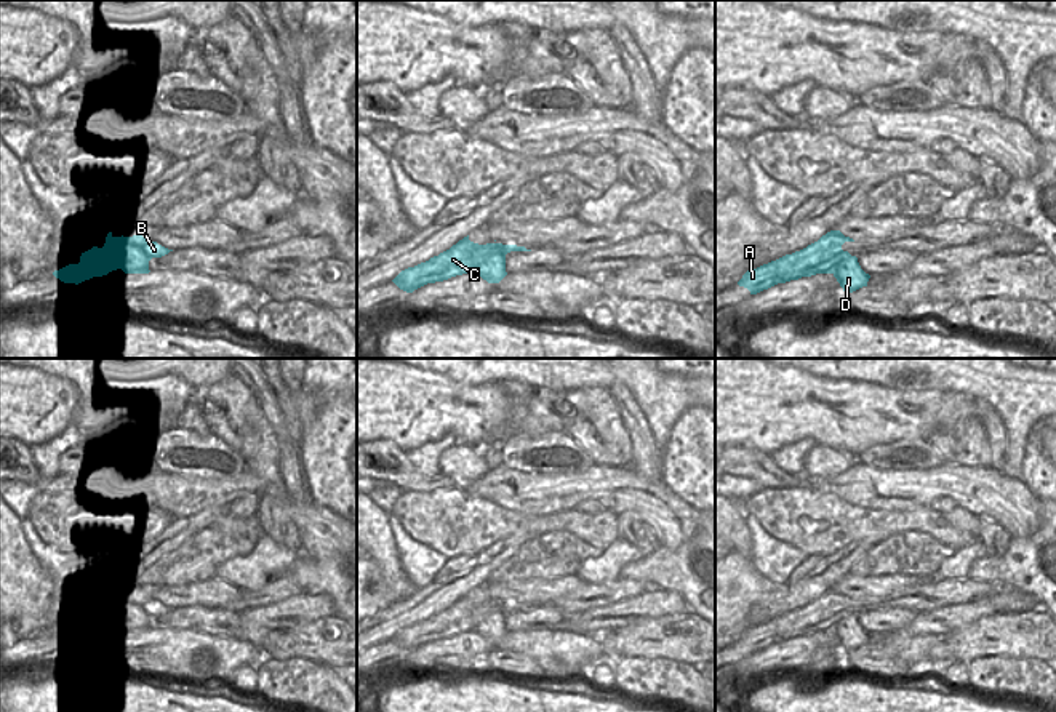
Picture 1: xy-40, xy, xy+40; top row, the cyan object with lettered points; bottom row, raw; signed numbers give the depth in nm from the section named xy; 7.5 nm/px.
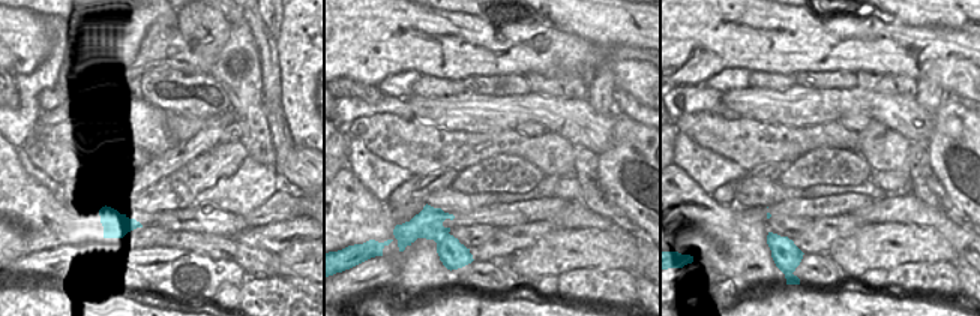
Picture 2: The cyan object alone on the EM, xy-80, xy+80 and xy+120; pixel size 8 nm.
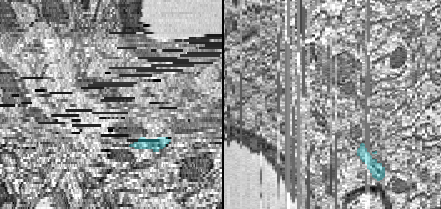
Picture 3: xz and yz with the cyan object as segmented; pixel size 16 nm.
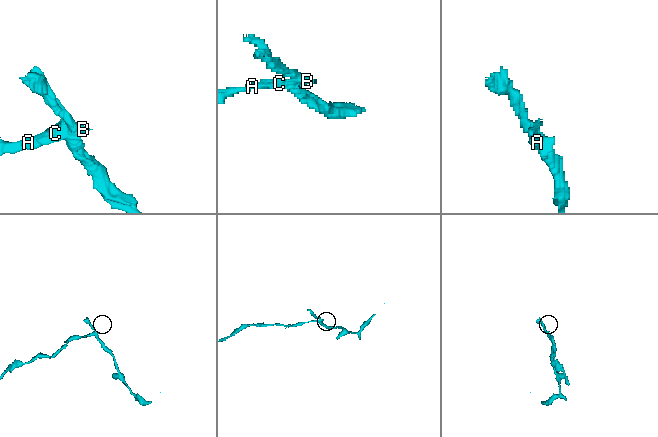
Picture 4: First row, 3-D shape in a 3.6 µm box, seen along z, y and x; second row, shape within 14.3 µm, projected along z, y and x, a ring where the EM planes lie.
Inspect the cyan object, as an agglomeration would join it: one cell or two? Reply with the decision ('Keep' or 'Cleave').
Cleave.

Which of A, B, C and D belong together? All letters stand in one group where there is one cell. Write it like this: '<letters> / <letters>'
A C / B D

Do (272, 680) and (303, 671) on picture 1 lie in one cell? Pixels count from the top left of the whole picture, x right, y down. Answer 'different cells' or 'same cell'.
same cell

